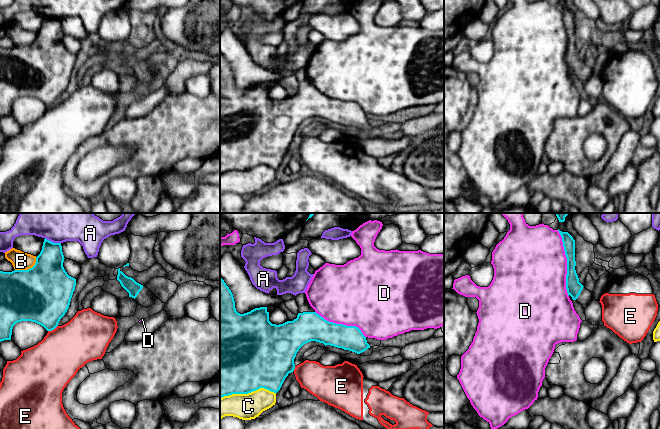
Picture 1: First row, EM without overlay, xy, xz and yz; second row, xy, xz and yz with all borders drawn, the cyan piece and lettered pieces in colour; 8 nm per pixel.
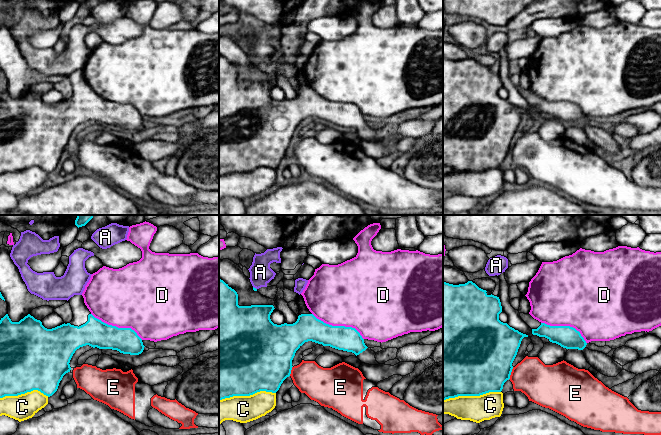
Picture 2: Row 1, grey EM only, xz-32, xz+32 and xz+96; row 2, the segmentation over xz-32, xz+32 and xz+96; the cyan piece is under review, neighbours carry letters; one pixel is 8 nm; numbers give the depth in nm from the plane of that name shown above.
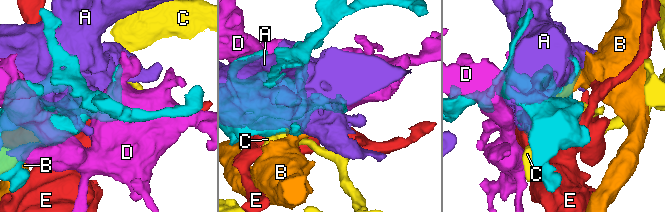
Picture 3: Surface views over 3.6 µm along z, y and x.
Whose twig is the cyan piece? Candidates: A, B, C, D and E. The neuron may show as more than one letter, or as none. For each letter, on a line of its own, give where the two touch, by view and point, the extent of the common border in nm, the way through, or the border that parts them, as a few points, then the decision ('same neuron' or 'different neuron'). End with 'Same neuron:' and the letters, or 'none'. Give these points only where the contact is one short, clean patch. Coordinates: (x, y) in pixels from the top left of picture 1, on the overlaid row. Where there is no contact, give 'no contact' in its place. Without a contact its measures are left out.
A: meets cyan in xy at (52, 242); contact 140 nm long; different neuron
B: meets cyan in xy at (28, 269); contact 200 nm long; different neuron
C: meets cyan in xz at (247, 393); contact 460 nm long; different neuron
D: meets cyan in yz at (567, 263); contact 550 nm long; different neuron
E: meets cyan in xy at (52, 329); contact 90 nm long; different neuron
Same neuron: none

